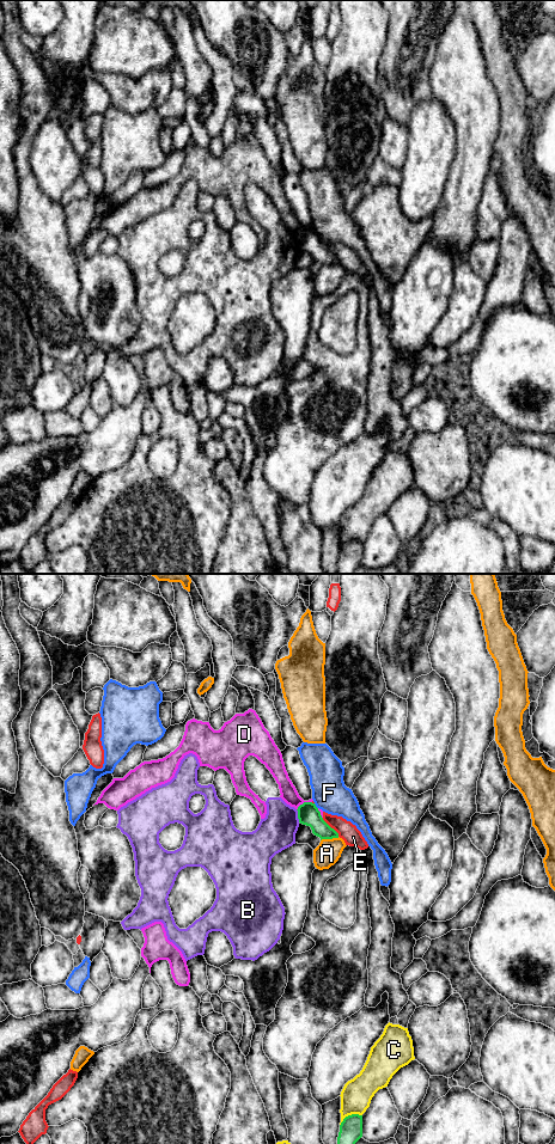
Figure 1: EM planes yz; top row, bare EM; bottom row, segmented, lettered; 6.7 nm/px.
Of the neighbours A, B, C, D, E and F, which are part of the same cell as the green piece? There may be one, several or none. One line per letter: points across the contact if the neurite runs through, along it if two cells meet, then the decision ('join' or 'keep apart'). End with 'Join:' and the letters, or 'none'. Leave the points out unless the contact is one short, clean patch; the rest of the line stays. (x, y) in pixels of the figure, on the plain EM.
A: keep apart
B: keep apart
C: keep apart
D: keep apart
E: keep apart
F: border along yz (313, 230), (317, 234); keep apart
Join: none

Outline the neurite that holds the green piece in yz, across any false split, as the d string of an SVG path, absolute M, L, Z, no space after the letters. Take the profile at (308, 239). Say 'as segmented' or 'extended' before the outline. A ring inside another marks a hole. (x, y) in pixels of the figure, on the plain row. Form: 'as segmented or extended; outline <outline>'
as segmented; outline M304 228L298 233L299 249L310 252L312 259L322 265L339 264L339 259L322 244L321 238L312 228Z

